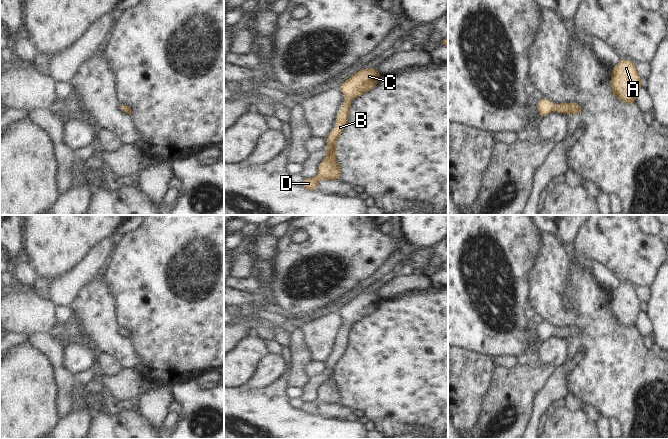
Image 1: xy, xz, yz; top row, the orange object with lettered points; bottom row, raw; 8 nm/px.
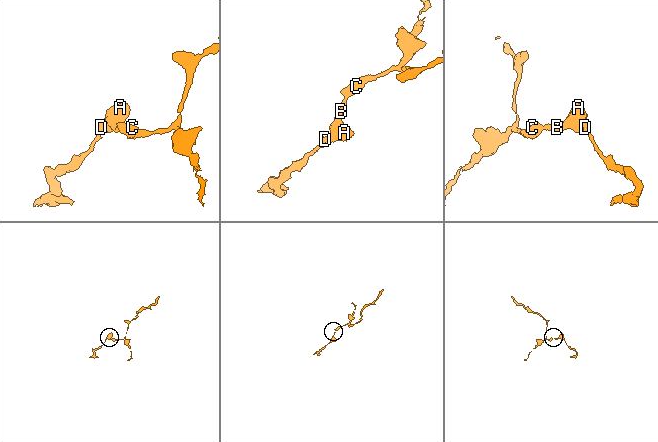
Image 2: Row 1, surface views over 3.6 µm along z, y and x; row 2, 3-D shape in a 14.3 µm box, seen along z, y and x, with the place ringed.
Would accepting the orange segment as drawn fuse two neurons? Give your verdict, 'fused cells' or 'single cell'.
single cell

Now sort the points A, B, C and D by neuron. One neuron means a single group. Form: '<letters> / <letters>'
A B C D

